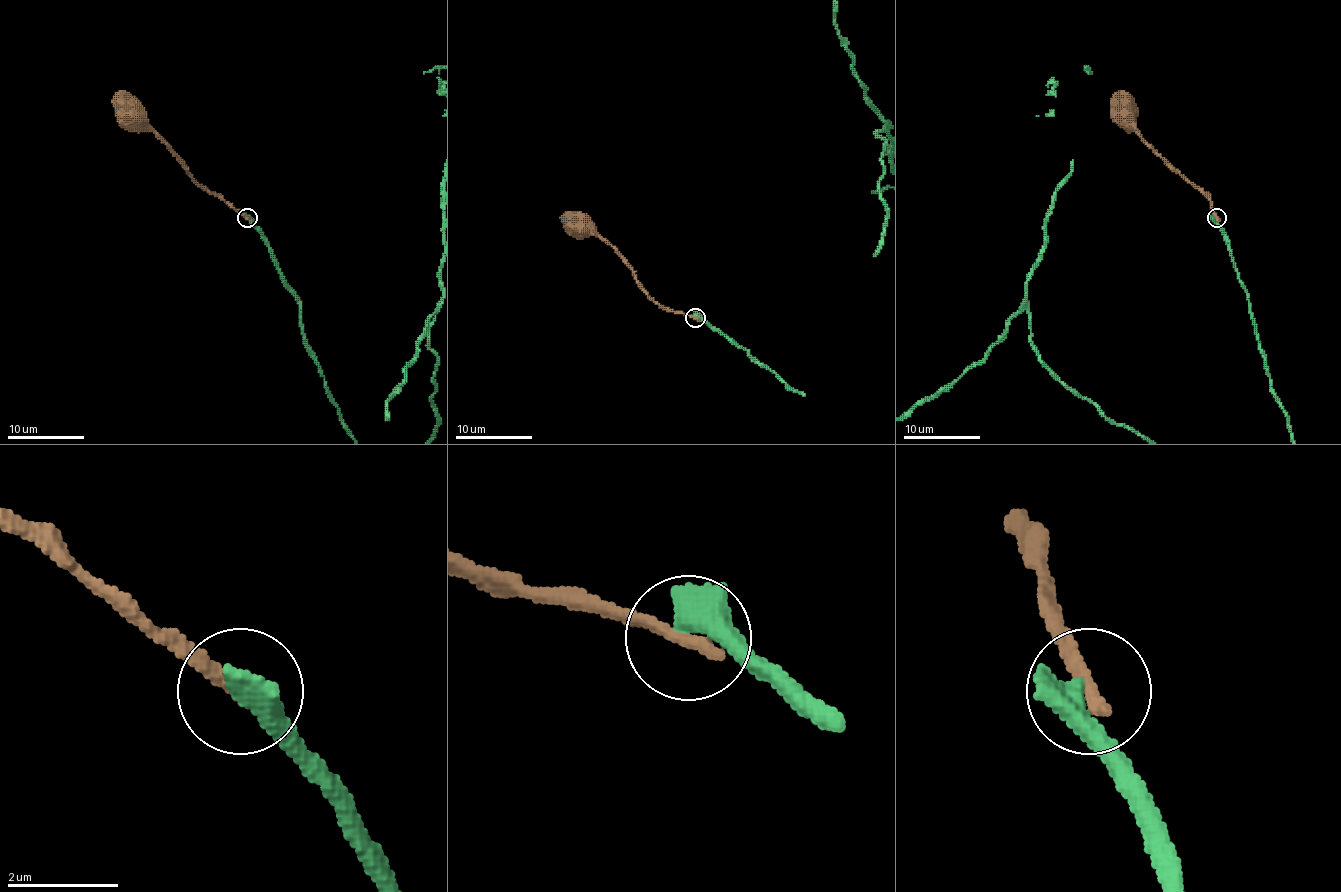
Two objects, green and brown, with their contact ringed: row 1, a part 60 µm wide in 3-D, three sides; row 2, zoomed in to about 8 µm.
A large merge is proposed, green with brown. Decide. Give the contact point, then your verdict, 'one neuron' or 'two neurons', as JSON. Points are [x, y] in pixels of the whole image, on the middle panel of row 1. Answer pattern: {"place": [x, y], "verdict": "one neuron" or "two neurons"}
{"place": [695, 317], "verdict": "two neurons"}

